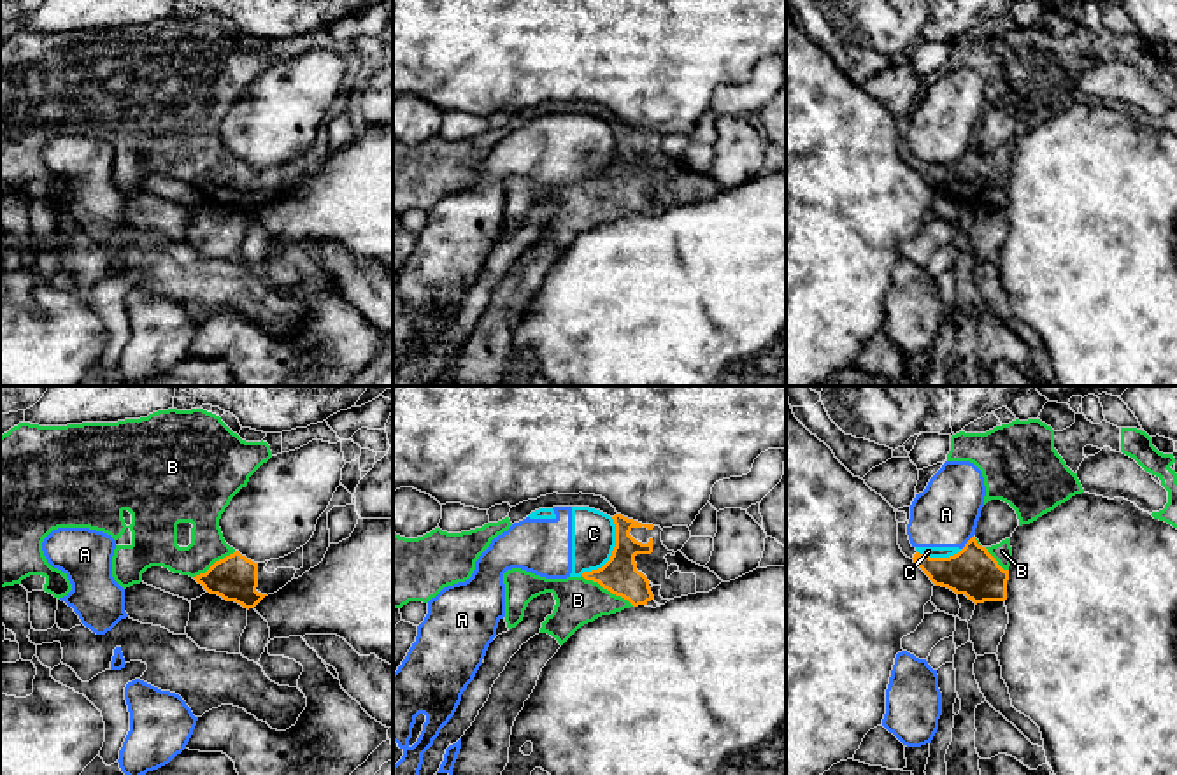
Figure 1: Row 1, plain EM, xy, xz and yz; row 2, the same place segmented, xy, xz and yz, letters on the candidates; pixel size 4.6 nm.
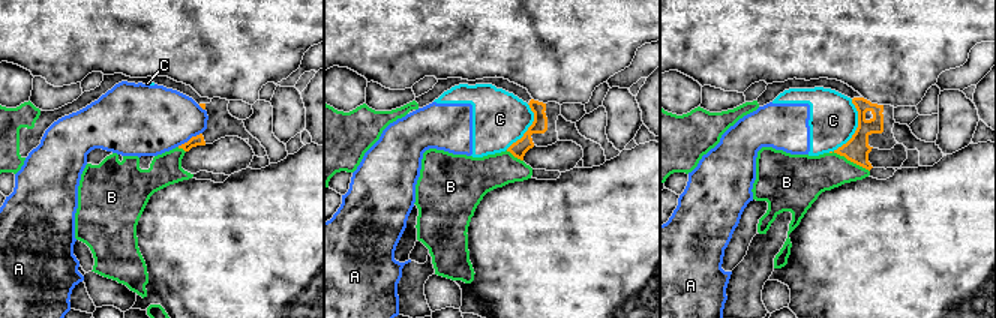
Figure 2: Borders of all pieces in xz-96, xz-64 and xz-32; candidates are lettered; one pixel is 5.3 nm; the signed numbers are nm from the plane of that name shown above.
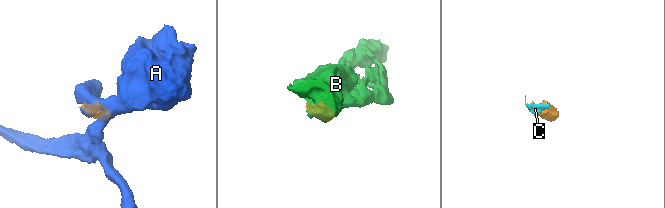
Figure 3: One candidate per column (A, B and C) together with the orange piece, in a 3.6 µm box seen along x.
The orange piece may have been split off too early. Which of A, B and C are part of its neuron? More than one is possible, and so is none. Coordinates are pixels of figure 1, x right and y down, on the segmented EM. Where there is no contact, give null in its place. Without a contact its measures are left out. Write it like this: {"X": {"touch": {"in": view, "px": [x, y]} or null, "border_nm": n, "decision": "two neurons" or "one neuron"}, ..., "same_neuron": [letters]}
{"A": {"touch": {"in": "yz", "px": [967, 542]}, "border_nm": 90, "decision": "two neurons"}, "B": {"touch": {"in": "xz", "px": [607, 590]}, "border_nm": 280, "decision": "one neuron"}, "C": {"touch": {"in": "xz", "px": [613, 553]}, "border_nm": 300, "decision": "two neurons"}, "same_neuron": ["B"]}

